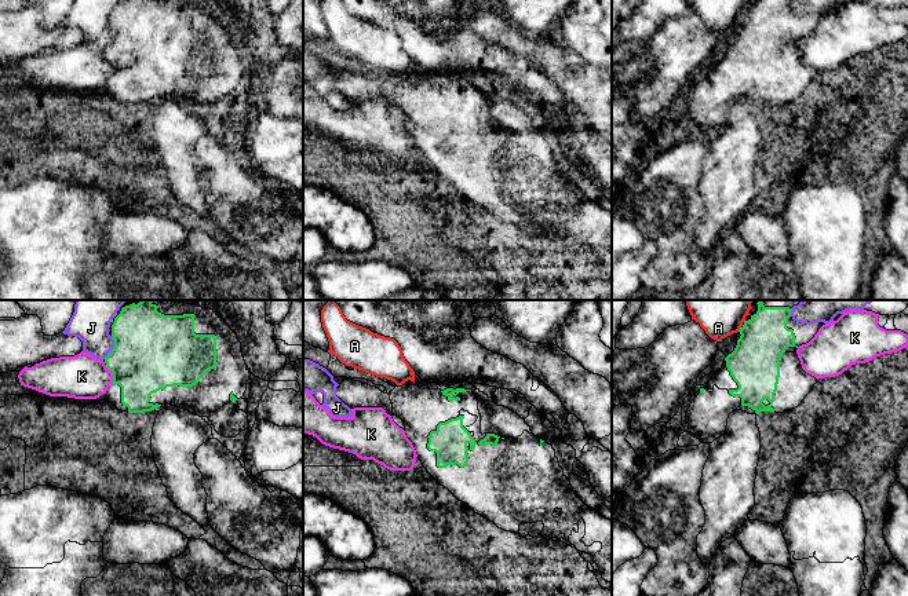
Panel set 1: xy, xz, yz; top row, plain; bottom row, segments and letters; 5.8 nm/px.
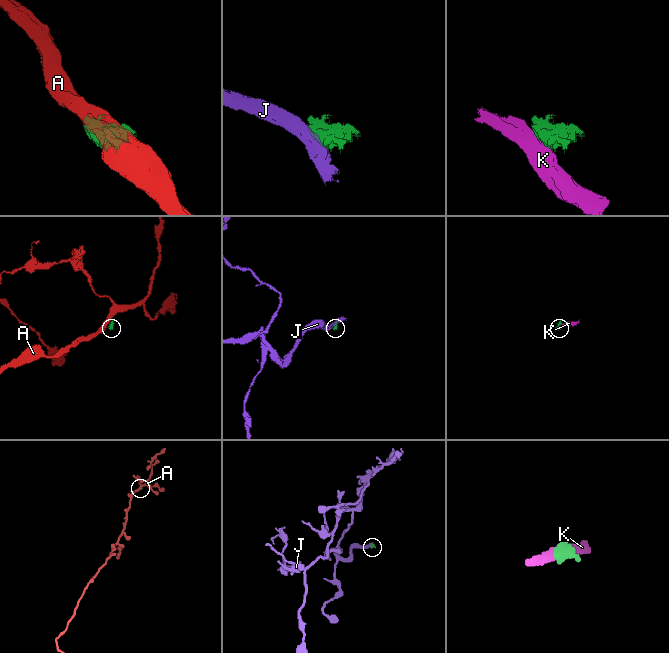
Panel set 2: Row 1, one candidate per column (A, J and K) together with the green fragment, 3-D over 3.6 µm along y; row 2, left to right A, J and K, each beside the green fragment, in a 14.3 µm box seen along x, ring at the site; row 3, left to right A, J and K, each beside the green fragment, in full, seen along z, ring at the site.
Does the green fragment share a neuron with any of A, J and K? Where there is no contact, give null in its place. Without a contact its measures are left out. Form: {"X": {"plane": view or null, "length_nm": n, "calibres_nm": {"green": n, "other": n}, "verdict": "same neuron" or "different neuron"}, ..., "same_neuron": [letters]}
{"A": {"plane": "yz", "length_nm": 50, "calibres_nm": {"green": 300, "other": 180}, "verdict": "different neuron"}, "J": {"plane": "xy", "length_nm": 140, "calibres_nm": {"green": 460, "other": 200}, "verdict": "different neuron"}, "K": {"plane": "xy", "length_nm": 120, "calibres_nm": {"green": 420, "other": 260}, "verdict": "different neuron"}, "same_neuron": []}

